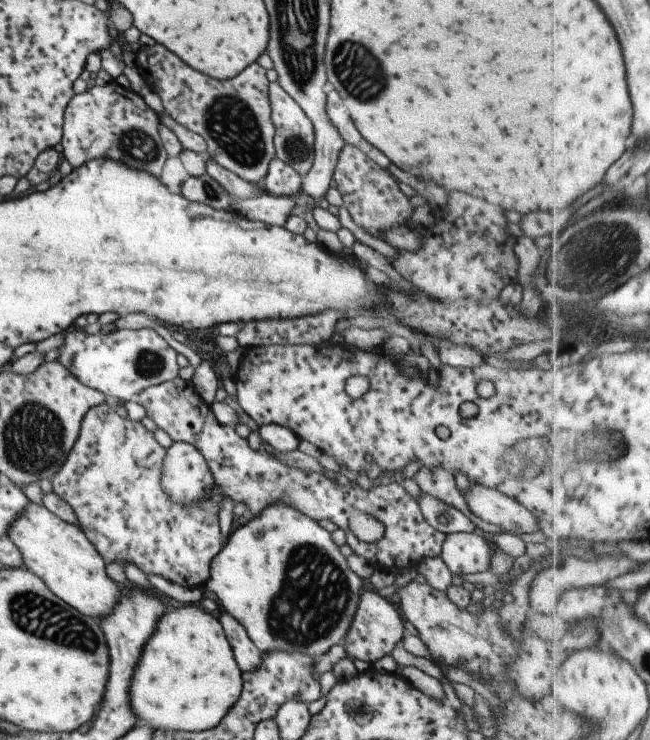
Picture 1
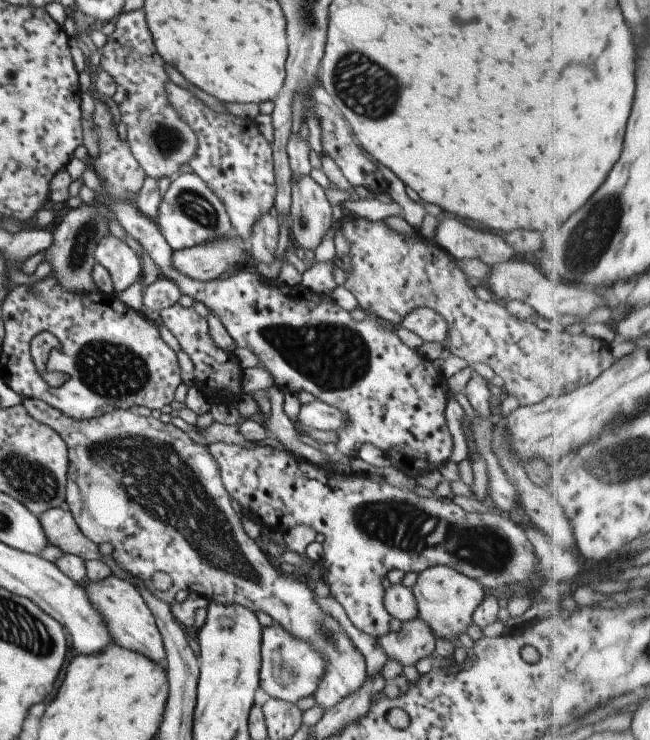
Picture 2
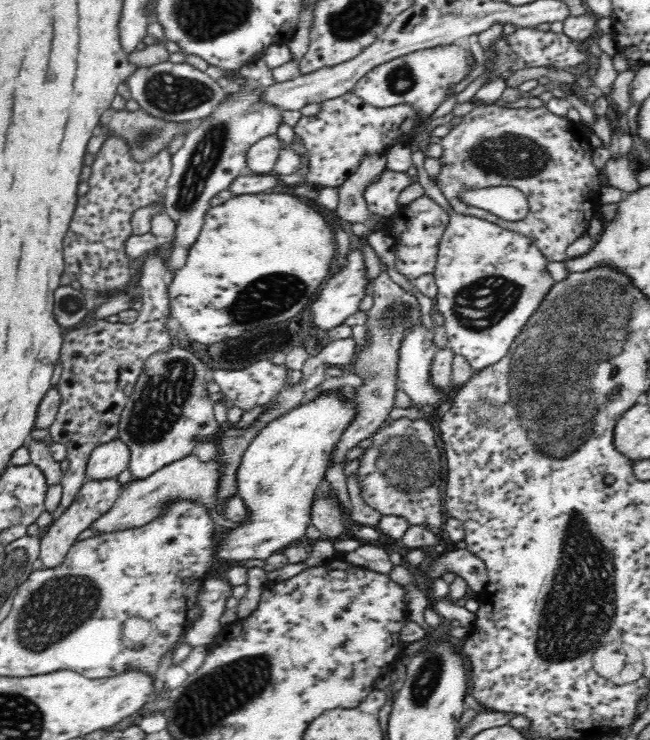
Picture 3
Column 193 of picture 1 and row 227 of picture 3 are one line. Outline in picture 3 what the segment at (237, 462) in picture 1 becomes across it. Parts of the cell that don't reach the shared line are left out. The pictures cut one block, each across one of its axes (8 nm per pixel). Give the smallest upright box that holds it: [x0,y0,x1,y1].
[387,194,450,282]

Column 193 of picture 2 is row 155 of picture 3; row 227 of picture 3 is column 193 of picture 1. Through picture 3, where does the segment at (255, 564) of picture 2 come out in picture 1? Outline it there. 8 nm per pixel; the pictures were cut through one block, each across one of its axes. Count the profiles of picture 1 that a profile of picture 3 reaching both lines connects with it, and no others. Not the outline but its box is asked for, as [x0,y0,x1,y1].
[51,403,224,588]

